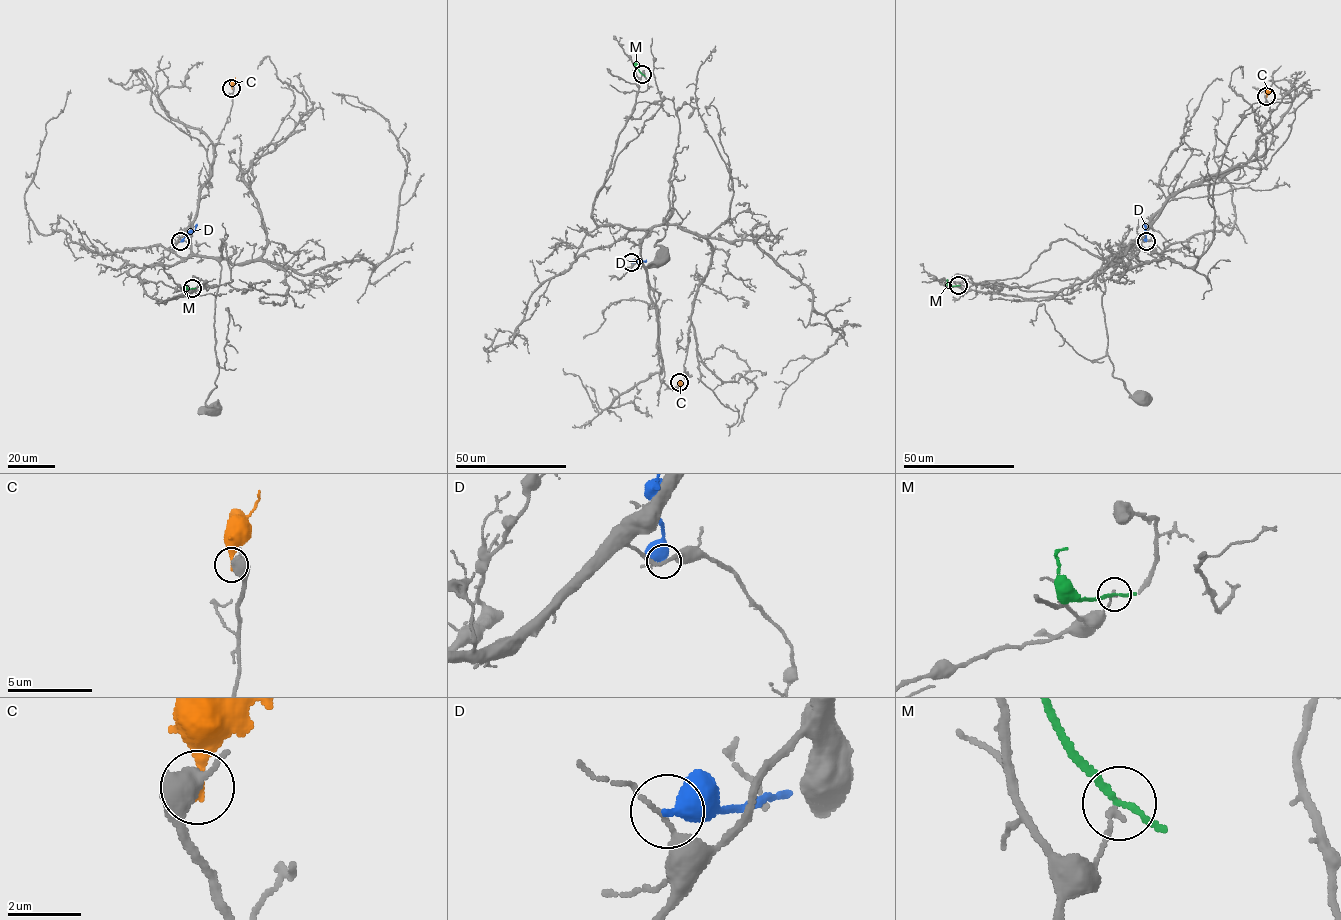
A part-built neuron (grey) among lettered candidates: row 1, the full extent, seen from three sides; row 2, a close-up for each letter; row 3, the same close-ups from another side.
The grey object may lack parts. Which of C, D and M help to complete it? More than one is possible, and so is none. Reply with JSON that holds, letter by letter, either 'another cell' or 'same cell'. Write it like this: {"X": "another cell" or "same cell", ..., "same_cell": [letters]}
{"C": "another cell", "D": "another cell", "M": "another cell", "same_cell": []}

